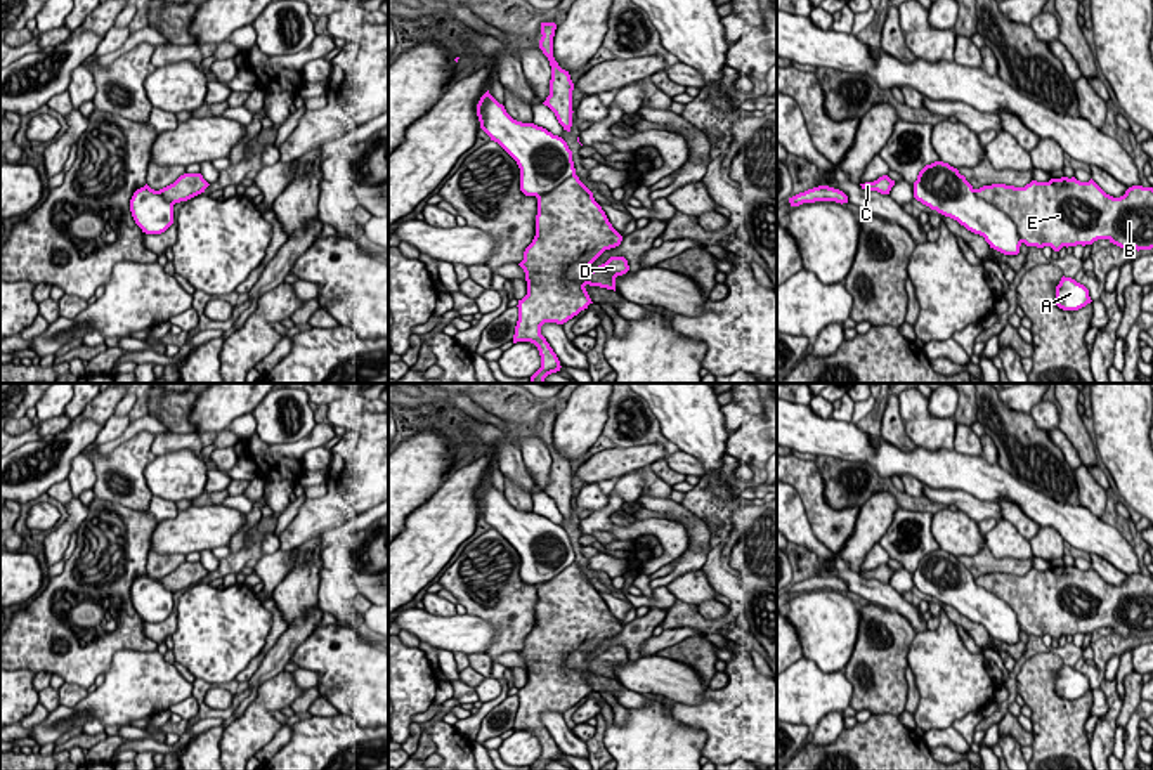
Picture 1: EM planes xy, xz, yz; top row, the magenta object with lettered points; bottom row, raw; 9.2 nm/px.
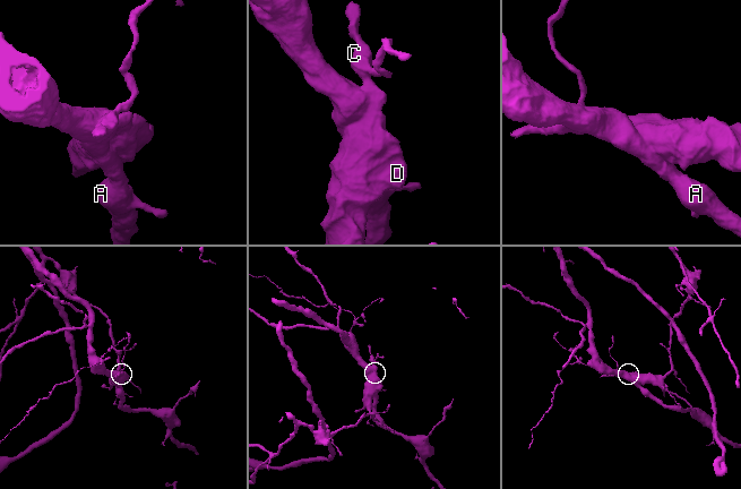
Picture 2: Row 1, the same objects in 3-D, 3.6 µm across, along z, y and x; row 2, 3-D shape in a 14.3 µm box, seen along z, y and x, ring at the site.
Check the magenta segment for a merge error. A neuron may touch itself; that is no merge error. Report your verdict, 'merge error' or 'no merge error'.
merge error

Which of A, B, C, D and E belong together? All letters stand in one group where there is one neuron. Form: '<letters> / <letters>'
A / B C D E

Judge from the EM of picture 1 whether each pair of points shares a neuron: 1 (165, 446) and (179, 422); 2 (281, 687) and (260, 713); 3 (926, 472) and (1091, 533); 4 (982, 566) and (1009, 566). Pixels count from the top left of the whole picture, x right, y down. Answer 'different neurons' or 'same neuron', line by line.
1: different neurons
2: same neuron
3: same neuron
4: same neuron

